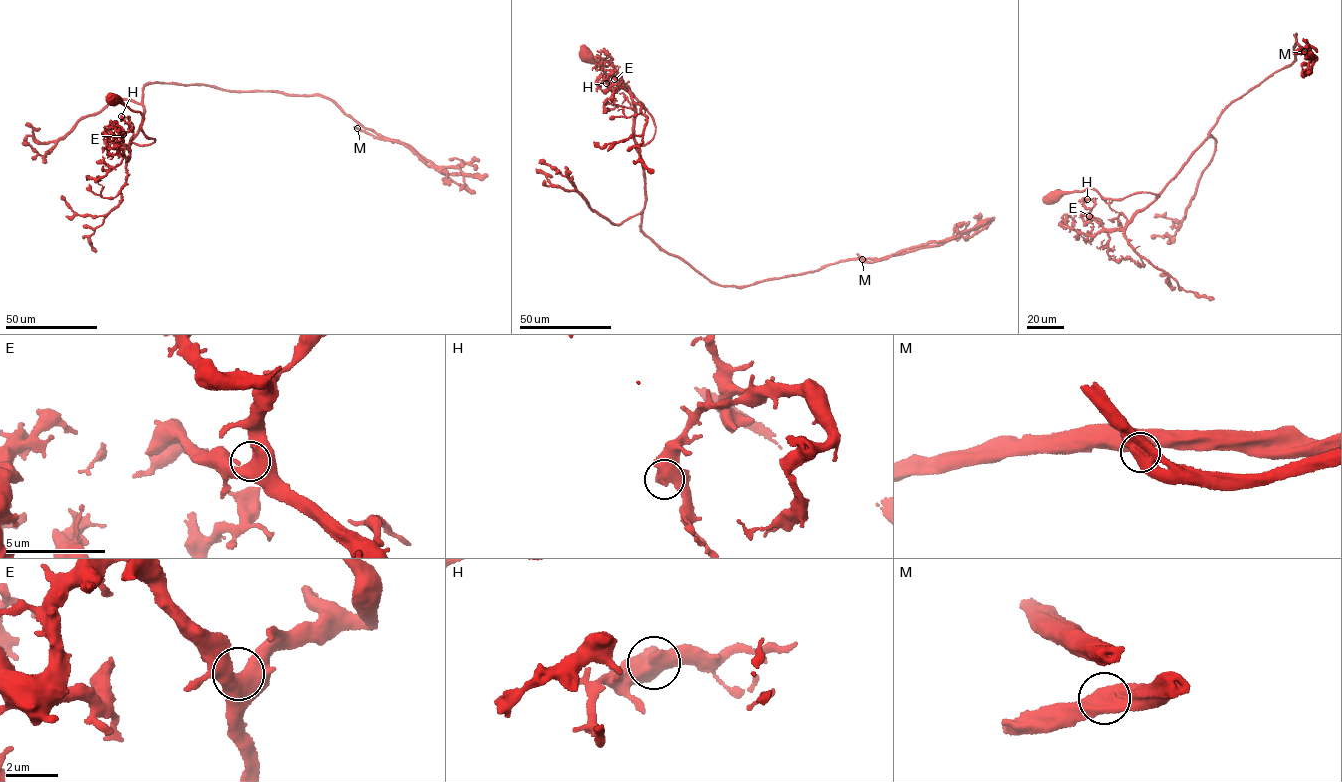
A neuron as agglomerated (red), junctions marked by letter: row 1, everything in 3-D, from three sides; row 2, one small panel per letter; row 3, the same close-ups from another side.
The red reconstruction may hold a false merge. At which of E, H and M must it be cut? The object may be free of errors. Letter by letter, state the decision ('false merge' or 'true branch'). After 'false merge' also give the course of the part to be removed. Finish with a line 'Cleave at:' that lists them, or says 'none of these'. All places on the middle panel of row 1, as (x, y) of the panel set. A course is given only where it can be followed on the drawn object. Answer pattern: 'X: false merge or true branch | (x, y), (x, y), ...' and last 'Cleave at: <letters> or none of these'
E: true branch
H: true branch
M: false merge | (862, 259), (879, 261), (909, 248), (943, 242), (966, 233), (990, 218)
Cleave at: M

